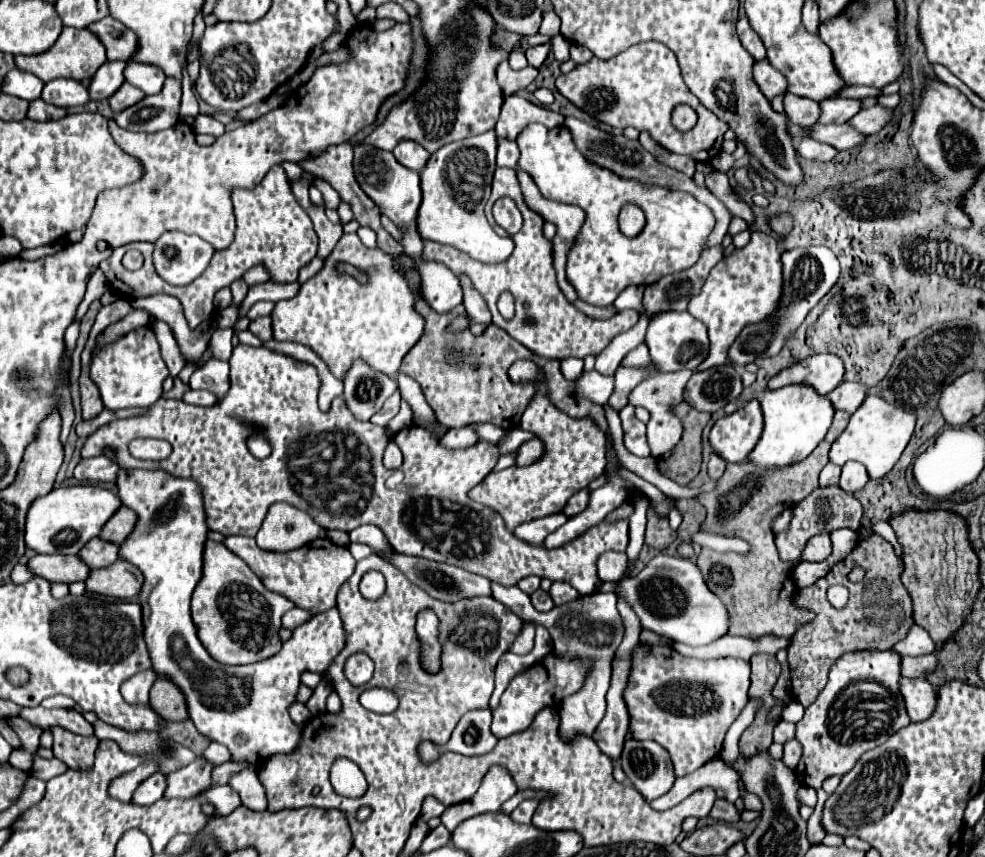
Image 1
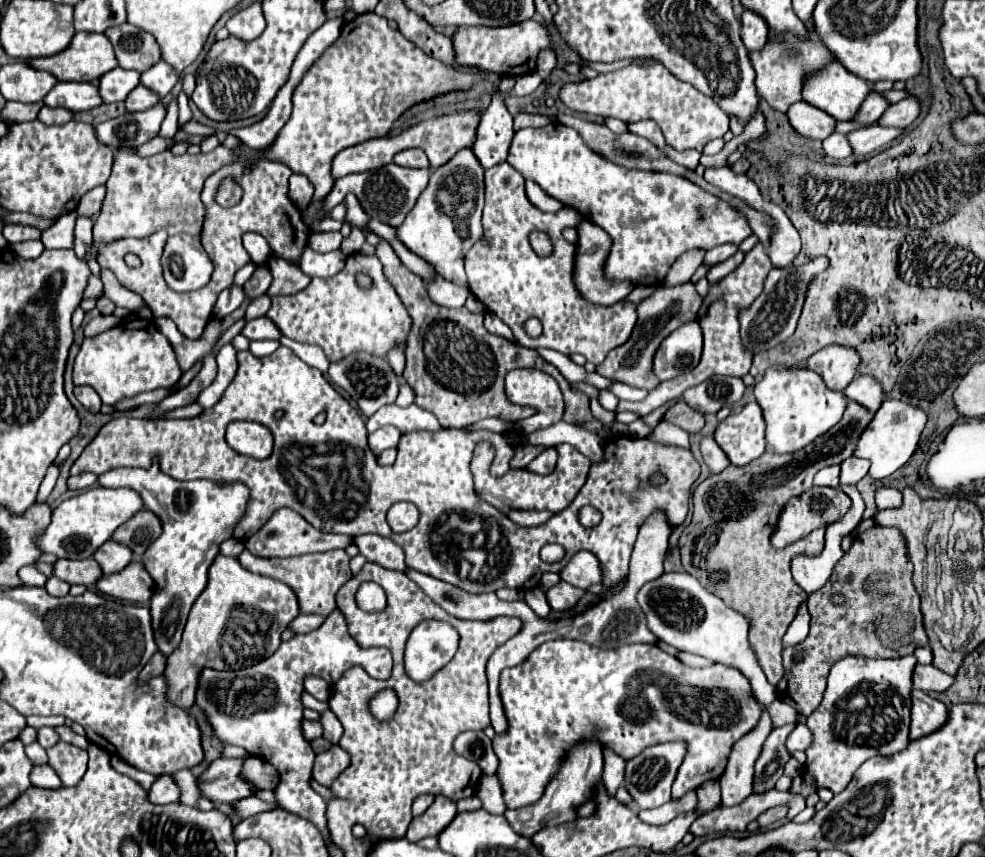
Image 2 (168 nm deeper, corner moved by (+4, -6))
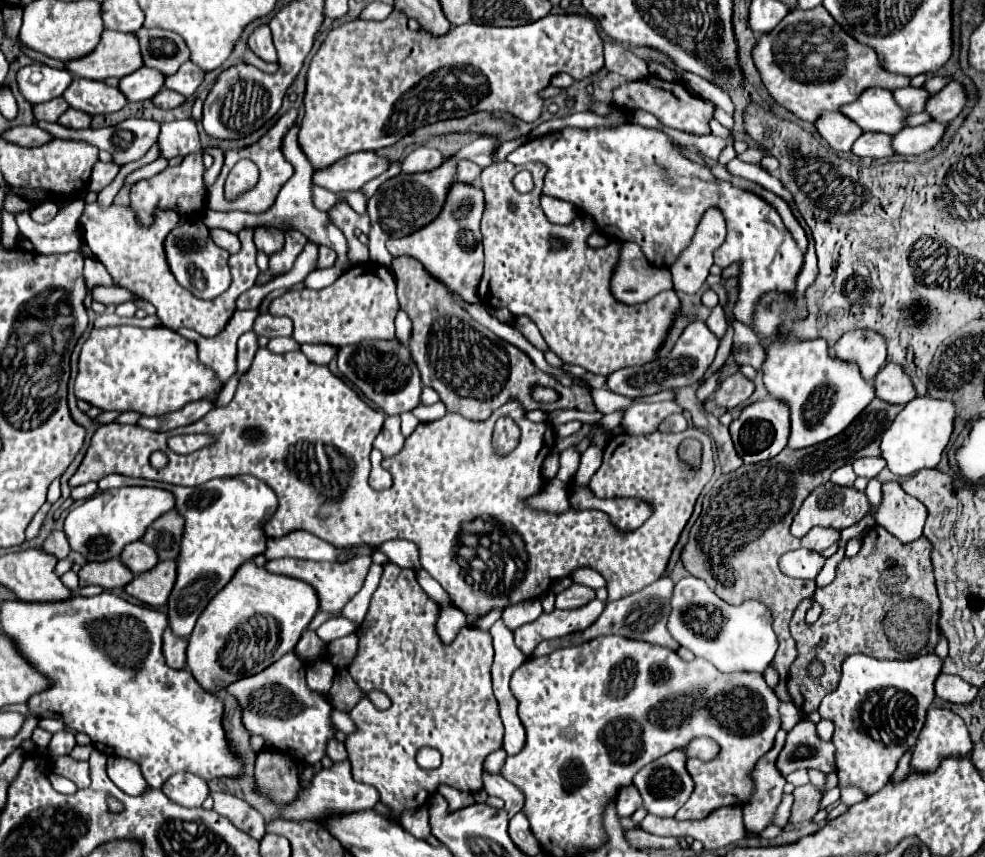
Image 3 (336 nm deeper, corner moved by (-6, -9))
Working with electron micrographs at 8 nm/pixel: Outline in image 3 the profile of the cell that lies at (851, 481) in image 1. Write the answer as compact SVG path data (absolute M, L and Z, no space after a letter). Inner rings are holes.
M862 457L862 459L854 461L852 465L854 465L856 475L872 479L872 477L876 477L886 467L886 461L882 457Z

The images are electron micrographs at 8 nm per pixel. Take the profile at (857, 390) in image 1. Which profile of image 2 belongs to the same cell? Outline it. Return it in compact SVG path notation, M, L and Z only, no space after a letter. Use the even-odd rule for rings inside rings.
M856 376L842 392L848 400L864 406L870 412L876 412L880 408L880 402L886 396L882 392L880 384L874 378L868 378L868 376Z

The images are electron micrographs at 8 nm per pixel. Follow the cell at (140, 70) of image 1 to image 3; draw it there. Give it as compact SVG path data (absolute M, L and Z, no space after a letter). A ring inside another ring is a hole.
M186 61L186 65L182 65L182 69L178 69L178 73L166 77L164 87L190 97L200 87L202 81L204 81L204 71L198 65L194 65L192 61Z

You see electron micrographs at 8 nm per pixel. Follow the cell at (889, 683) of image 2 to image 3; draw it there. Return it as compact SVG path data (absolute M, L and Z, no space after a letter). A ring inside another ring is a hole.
M932 653L908 661L880 661L868 655L850 655L842 663L842 677L838 689L826 695L818 707L824 719L834 723L832 743L836 745L836 767L840 785L858 785L866 793L876 793L886 785L898 765L898 757L914 747L918 733L926 721L926 711L934 701L934 681L942 671L942 659Z

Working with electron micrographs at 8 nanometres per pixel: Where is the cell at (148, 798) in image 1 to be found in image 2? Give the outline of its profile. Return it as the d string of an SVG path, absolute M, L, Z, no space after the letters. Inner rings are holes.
M160 776L160 778L152 784L152 788L150 788L150 792L148 792L148 800L150 800L152 804L176 802L178 796L180 796L180 790L178 790L178 786L174 784L174 780L172 780L170 776Z

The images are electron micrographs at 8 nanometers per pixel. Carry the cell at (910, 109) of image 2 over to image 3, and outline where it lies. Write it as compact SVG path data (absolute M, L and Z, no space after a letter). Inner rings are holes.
M958 81L948 83L940 93L936 93L928 105L926 113L930 113L936 121L952 121L966 107L966 91Z

